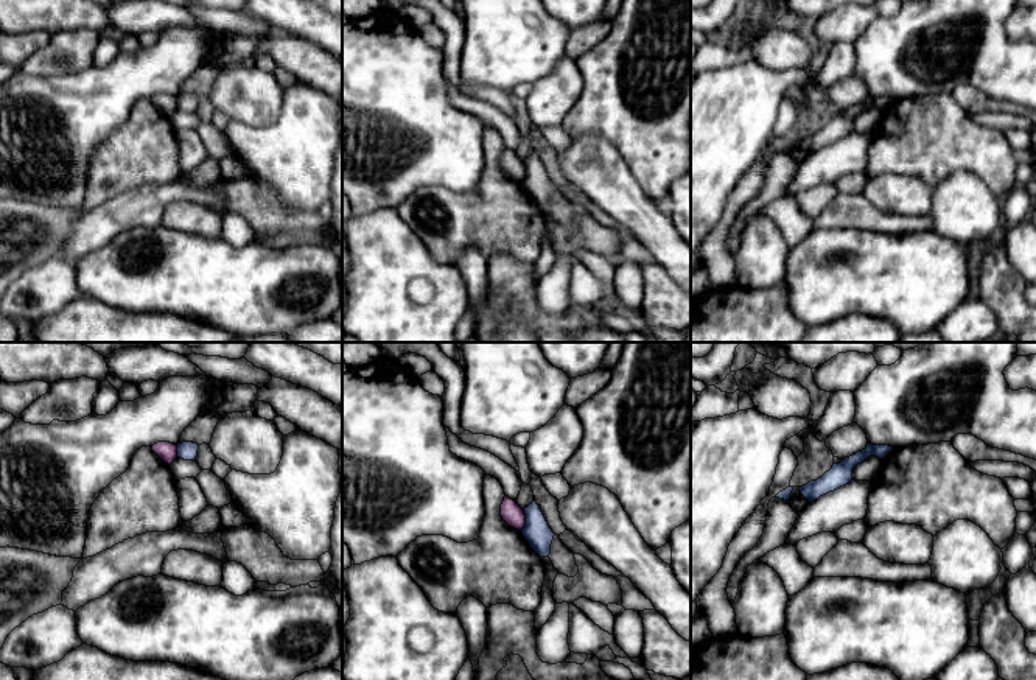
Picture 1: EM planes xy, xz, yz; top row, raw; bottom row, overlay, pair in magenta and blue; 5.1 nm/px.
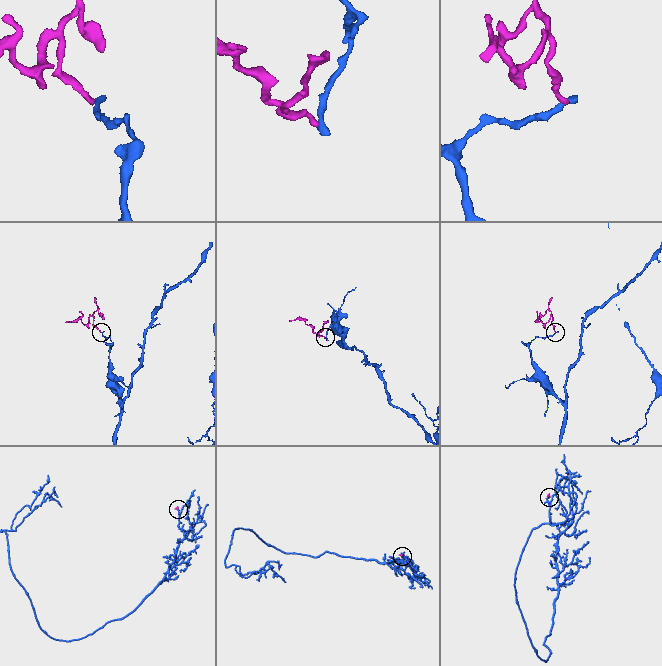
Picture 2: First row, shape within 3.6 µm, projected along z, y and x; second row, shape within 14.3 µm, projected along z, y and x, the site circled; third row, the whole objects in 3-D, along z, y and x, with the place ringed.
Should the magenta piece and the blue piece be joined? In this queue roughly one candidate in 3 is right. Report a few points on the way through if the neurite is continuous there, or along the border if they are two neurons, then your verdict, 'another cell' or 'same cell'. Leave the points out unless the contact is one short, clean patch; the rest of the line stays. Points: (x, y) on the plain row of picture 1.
along xz (524, 162), (524, 176), (520, 181) | another cell

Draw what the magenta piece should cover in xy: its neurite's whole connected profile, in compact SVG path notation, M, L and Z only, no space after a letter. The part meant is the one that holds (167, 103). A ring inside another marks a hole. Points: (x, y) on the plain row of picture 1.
M157 93L151 100L168 117L177 109L177 96L174 95Z

